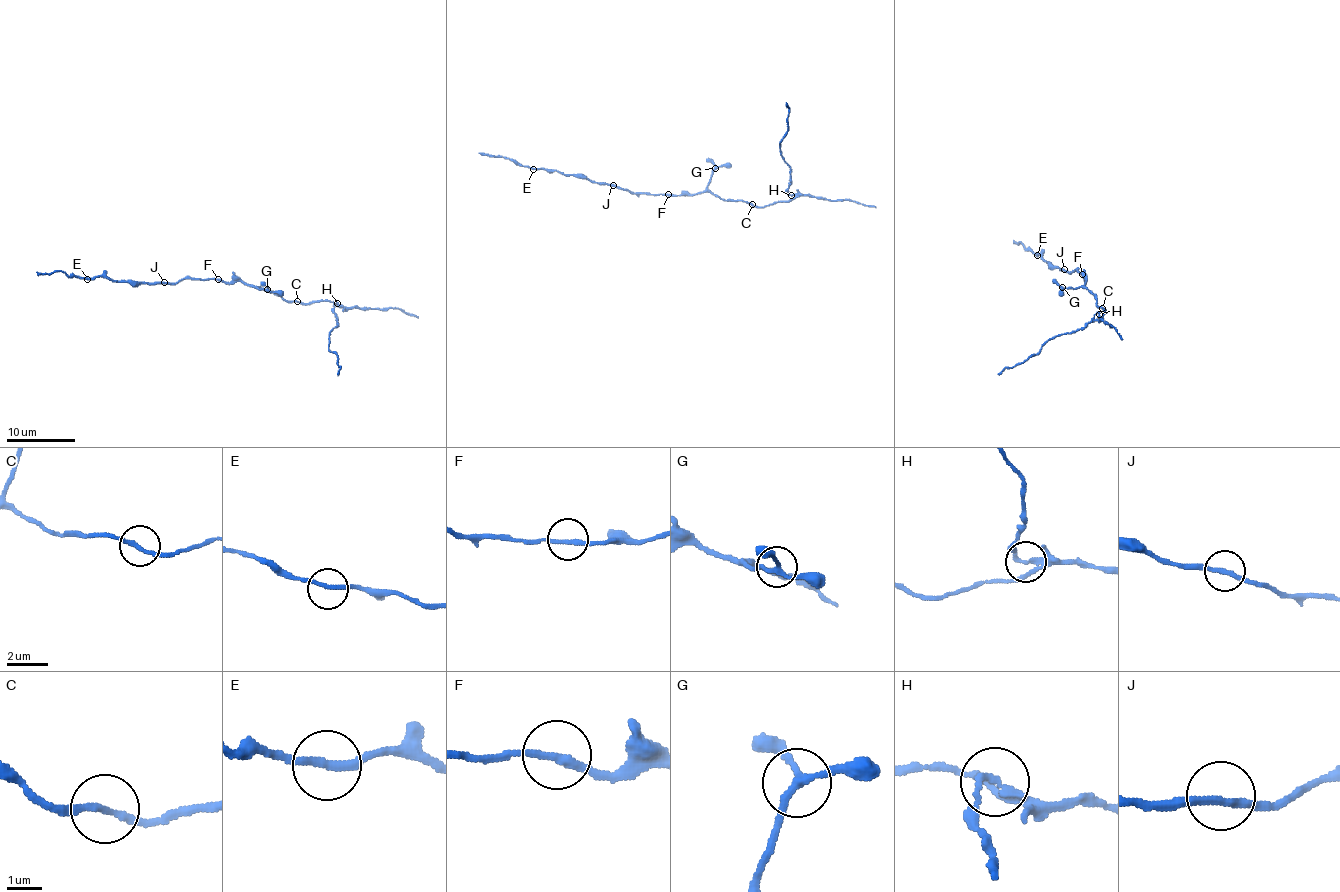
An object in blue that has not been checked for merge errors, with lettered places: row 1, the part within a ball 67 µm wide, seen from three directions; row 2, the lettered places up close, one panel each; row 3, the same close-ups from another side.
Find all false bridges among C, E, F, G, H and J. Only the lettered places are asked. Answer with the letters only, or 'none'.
H

